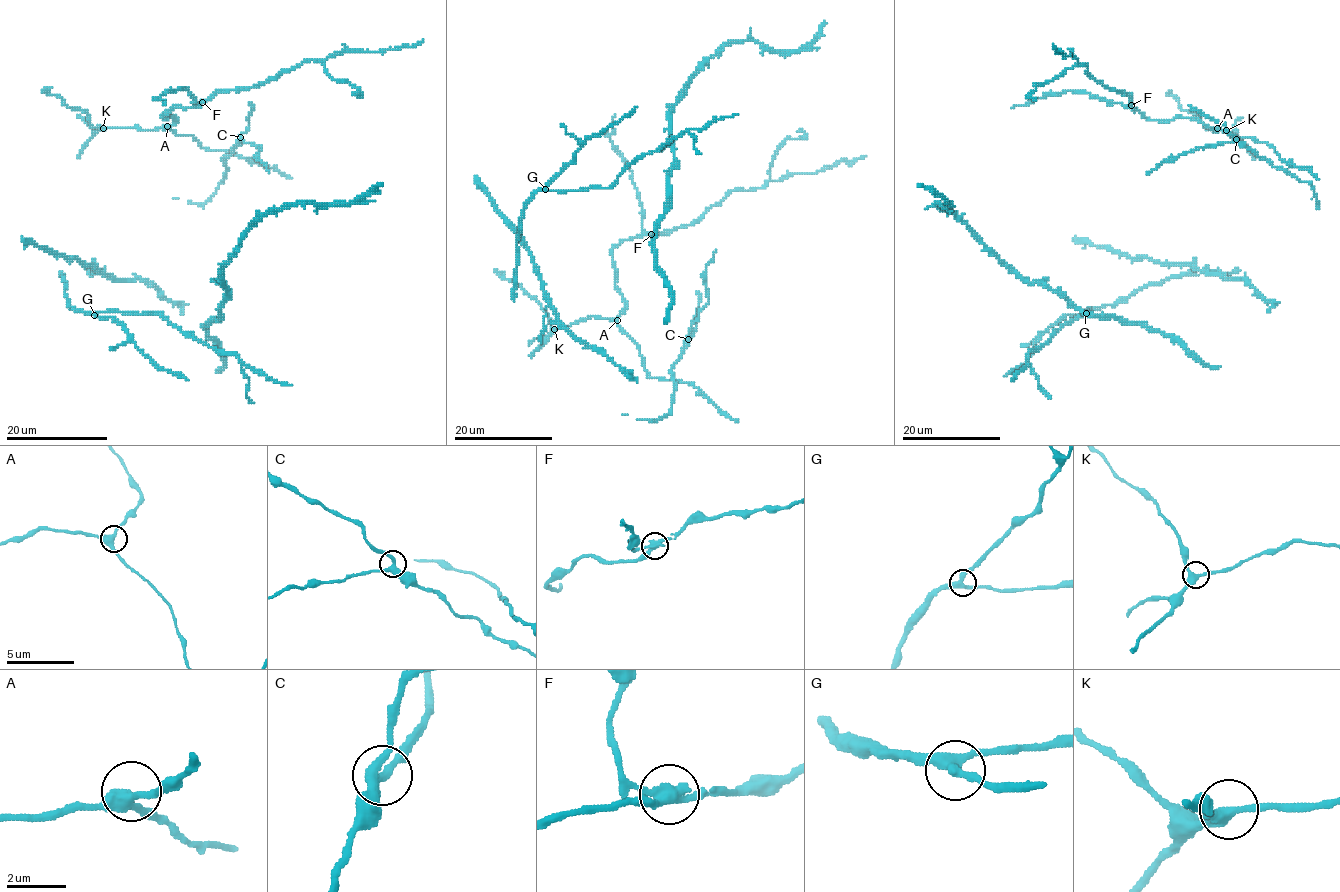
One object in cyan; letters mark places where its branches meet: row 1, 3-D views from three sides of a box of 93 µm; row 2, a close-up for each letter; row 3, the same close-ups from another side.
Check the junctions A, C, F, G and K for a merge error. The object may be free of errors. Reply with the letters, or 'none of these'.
F

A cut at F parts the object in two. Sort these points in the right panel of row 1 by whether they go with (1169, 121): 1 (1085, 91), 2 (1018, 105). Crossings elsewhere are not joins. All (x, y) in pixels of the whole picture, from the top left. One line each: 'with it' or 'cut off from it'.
1: cut off from it
2: cut off from it

